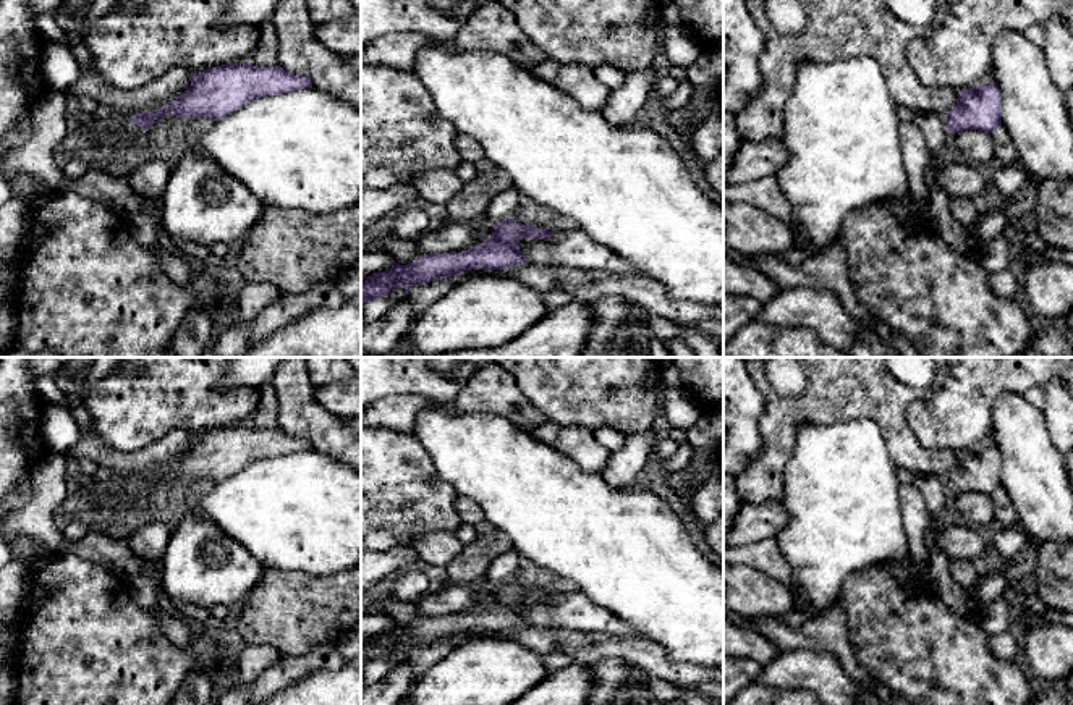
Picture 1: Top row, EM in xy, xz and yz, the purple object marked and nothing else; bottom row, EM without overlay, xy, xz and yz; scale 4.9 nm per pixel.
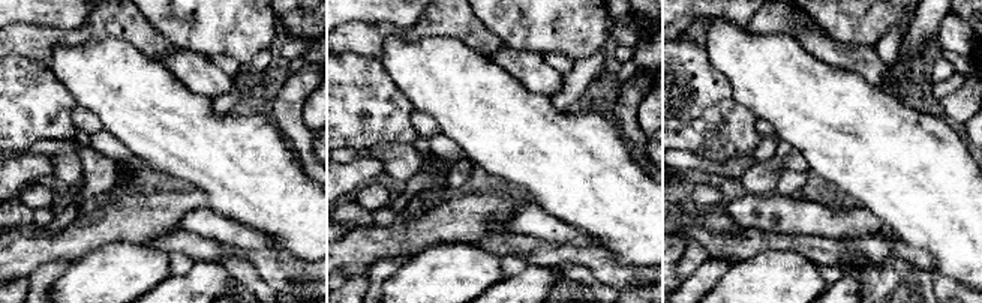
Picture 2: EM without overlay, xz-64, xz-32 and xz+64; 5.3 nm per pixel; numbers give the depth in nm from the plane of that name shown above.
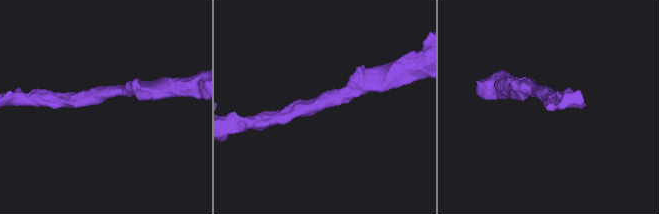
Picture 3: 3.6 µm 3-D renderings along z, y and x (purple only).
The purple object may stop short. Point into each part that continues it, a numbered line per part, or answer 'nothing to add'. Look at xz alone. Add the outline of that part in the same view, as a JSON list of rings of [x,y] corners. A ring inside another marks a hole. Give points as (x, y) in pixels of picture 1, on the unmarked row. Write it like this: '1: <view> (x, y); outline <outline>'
nothing to add

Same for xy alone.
nothing to add

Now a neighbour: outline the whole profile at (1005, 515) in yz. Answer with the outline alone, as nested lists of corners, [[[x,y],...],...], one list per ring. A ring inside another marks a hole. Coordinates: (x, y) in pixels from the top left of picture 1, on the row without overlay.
[[[999,487],[992,495],[994,519],[997,527],[1012,527],[1018,524],[1018,514],[1013,501],[1003,487]]]

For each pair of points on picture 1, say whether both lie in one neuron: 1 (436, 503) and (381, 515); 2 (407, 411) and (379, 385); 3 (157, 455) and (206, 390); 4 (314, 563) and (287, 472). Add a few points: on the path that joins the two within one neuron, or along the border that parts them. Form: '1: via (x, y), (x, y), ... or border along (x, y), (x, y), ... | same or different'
1: via (423, 503), (394, 505) | same
2: border along (428, 398), (387, 395), (377, 401) | different
3: border along (193, 434), (173, 429), (141, 448) | different
4: via (314, 540), (314, 519), (290, 495) | same

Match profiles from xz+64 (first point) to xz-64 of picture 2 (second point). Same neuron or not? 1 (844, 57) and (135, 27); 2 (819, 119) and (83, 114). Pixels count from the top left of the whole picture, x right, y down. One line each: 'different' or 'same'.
1: different
2: different

